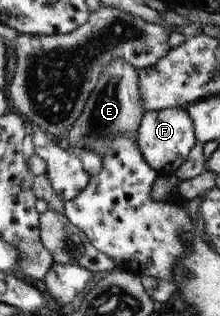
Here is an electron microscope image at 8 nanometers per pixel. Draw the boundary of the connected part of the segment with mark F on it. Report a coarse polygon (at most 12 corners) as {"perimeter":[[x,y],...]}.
{"perimeter":[[185,109],[148,111],[137,135],[162,177],[175,174],[196,146]]}

